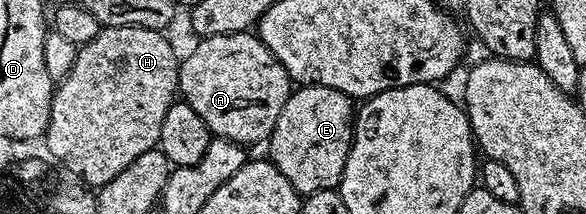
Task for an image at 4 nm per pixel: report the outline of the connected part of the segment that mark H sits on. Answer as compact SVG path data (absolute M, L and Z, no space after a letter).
M141 27L103 28L98 33L98 37L94 37L94 41L83 44L77 50L74 69L70 69L70 73L61 83L55 84L52 92L52 104L50 105L50 121L46 132L48 151L62 166L69 167L77 175L75 176L77 180L83 181L82 179L85 179L89 183L85 183L89 188L99 189L106 186L110 181L114 181L114 177L118 177L118 173L122 173L122 169L126 169L126 165L132 164L138 157L142 157L142 153L153 150L159 144L162 120L166 117L166 109L170 109L170 105L177 102L180 85L178 54L176 55L171 41L166 36L167 34L164 31L142 29Z

